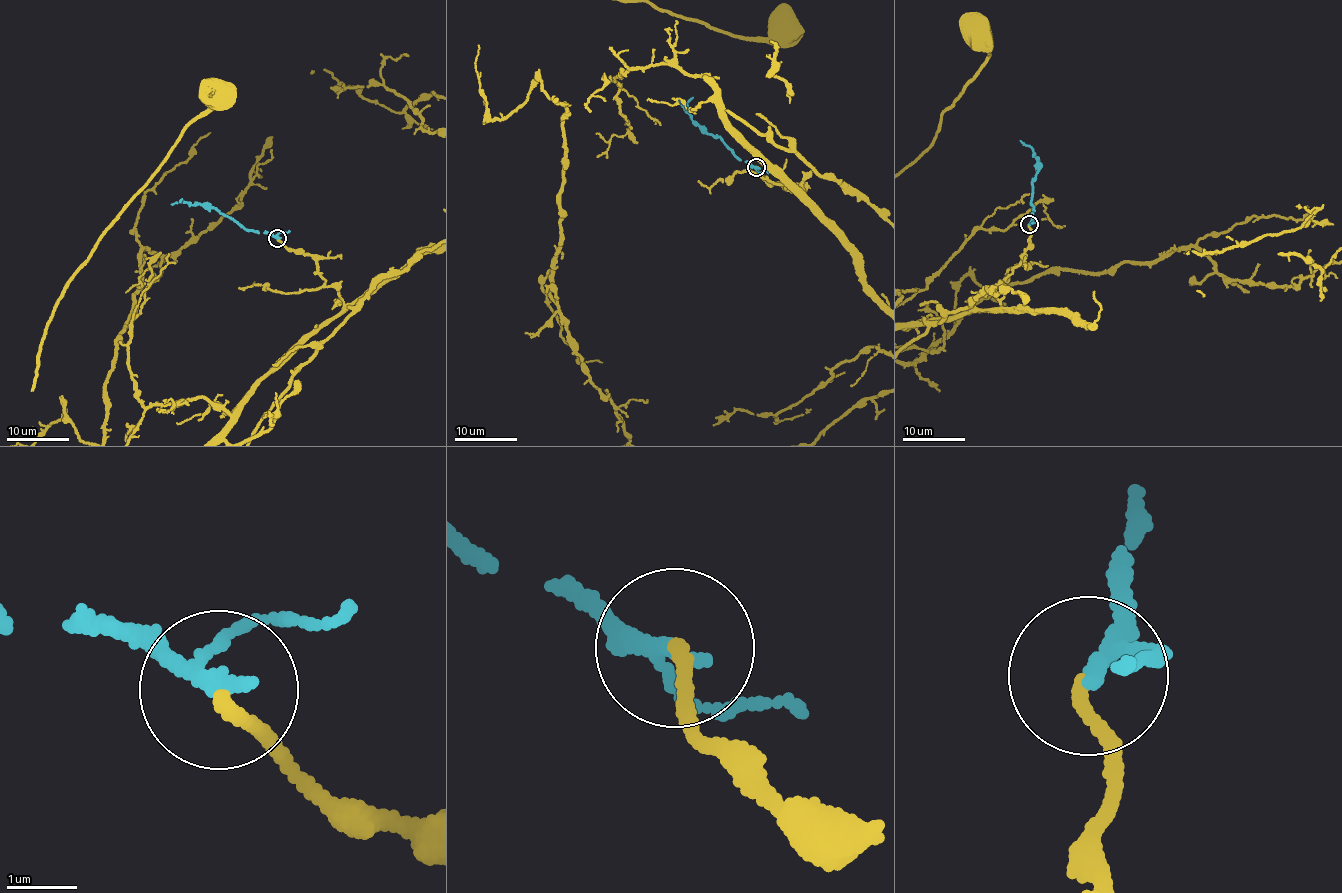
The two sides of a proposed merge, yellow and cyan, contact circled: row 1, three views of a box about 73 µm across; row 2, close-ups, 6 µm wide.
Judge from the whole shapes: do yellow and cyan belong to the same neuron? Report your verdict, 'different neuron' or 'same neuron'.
same neuron

